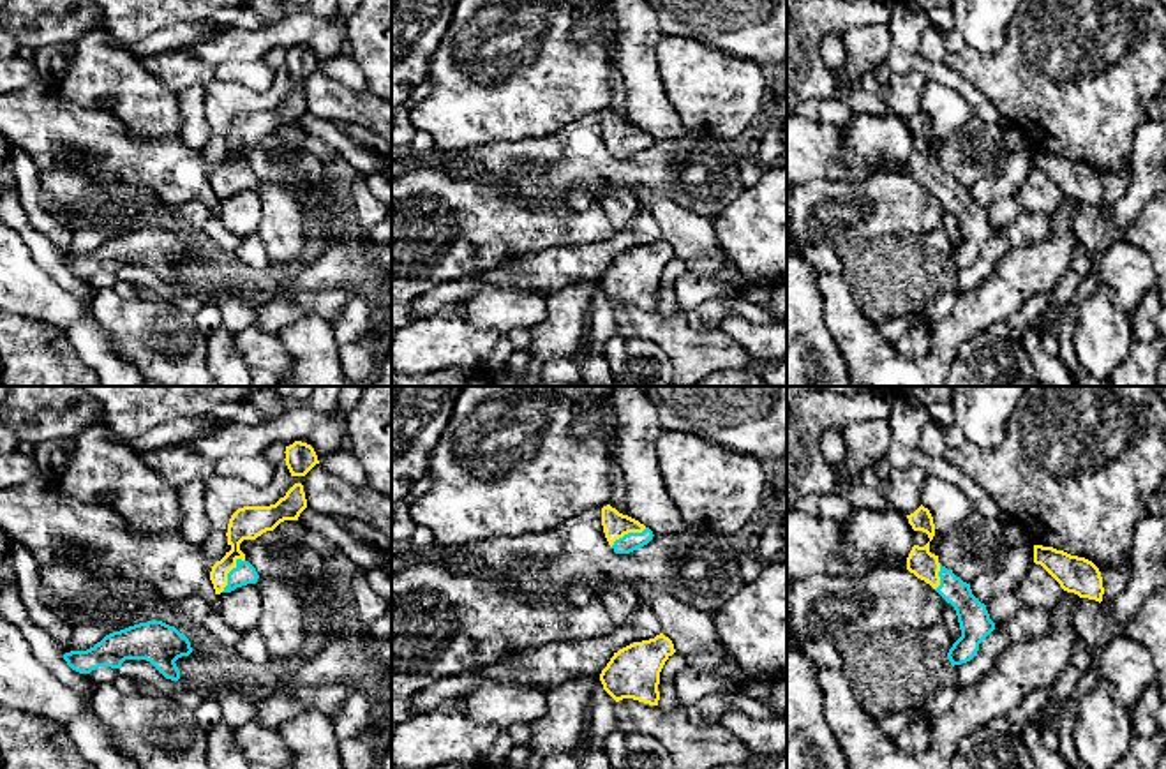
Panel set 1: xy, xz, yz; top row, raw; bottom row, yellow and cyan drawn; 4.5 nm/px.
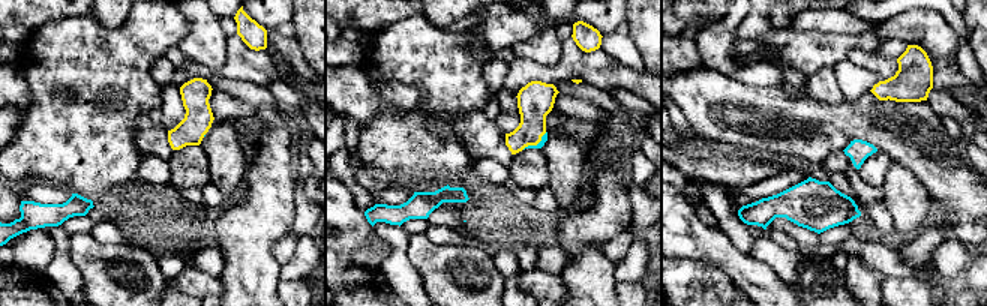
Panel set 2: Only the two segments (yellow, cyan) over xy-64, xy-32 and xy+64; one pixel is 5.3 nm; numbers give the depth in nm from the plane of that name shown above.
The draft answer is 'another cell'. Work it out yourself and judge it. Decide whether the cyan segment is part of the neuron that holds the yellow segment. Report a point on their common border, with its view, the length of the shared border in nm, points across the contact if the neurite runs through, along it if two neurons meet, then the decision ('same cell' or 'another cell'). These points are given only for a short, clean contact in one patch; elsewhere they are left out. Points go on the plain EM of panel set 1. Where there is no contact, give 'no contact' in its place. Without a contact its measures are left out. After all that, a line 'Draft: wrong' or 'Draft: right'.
xy (228, 177) | 190 nm | across xy (247, 127), (235, 140), (228, 177), (244, 179) | same cell
Draft: wrong

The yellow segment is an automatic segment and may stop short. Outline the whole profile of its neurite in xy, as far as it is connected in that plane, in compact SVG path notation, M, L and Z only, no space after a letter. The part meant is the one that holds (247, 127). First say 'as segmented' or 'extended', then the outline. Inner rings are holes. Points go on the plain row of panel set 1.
extended; M295 88L284 102L270 111L243 111L238 113L228 131L228 150L231 152L226 161L212 171L210 185L213 189L215 199L231 198L236 192L256 189L259 180L256 173L245 164L245 159L240 155L243 145L256 145L266 136L273 136L284 125L298 125L300 118L307 113L307 104L302 88Z

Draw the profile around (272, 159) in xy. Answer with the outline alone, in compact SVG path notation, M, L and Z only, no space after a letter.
M266 136L256 145L243 145L240 155L259 182L288 185L302 212L323 210L346 238L356 238L362 233L351 219L349 190L335 185L333 173L314 153L275 136Z

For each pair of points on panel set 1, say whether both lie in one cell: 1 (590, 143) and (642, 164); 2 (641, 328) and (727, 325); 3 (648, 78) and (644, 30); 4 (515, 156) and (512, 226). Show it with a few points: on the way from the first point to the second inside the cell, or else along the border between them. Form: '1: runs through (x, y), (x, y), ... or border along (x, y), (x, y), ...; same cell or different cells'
1: runs through (602, 156), (612, 166), (630, 166); same cell
2: border along (718, 328), (750, 357); different cells
3: runs through (642, 66), (642, 43); same cell
4: border along (477, 175), (503, 184), (526, 201), (554, 203); different cells

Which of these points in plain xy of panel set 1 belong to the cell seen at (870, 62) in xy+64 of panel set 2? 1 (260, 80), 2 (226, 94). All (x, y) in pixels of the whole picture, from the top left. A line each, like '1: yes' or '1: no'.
1: yes
2: no

